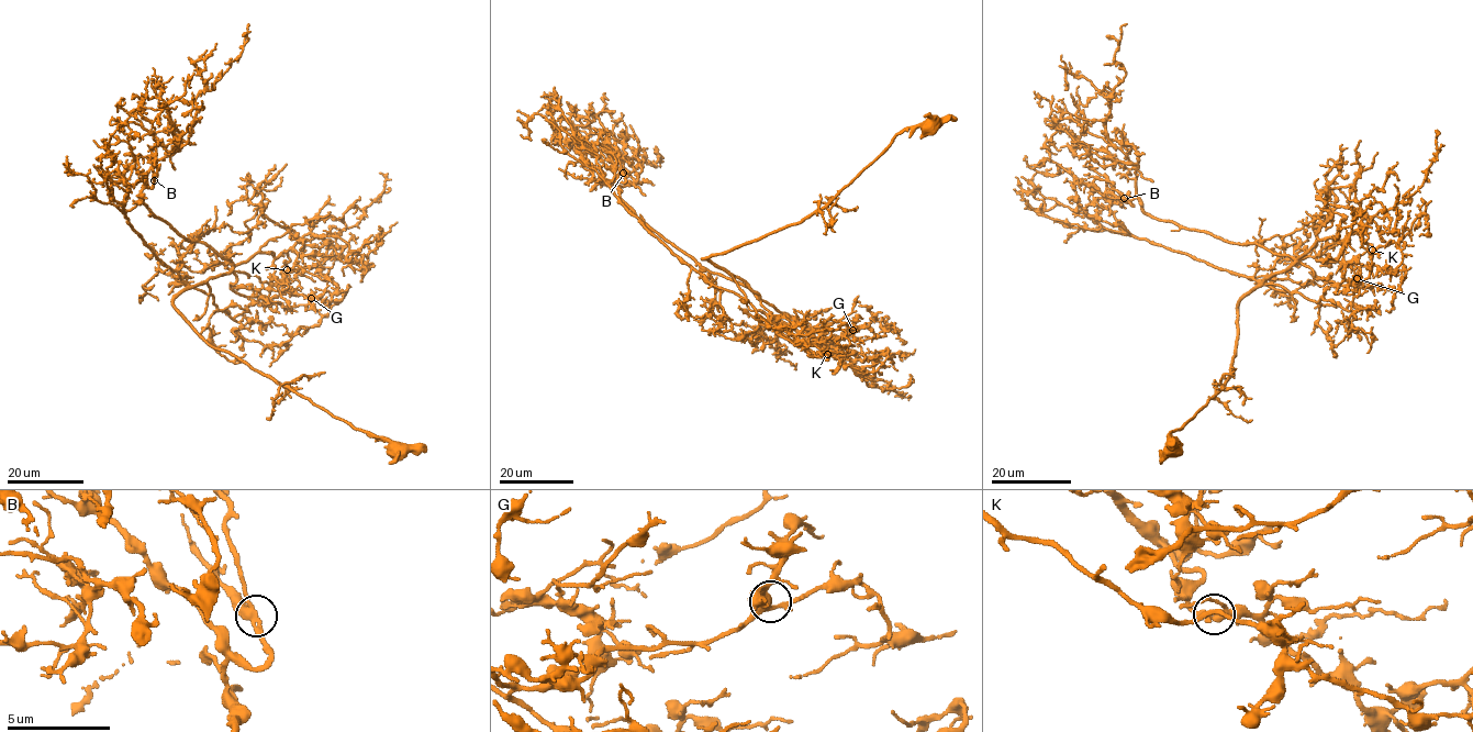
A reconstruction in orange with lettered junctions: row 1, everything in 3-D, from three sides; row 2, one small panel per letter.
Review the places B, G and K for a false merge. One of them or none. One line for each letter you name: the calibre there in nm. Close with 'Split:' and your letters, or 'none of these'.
Split: none of these

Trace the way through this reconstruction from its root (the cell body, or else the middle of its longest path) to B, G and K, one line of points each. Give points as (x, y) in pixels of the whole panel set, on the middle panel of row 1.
B: (926, 125), (903, 129), (800, 221), (703, 258), (758, 298), (636, 215), (618, 193), (623, 174)
G: (926, 125), (903, 129), (800, 221), (703, 258), (744, 279), (771, 312), (769, 321), (805, 345), (852, 330)
K: (926, 125), (903, 129), (836, 197), (800, 221), (703, 258), (744, 279), (761, 300), (792, 315), (827, 354)

